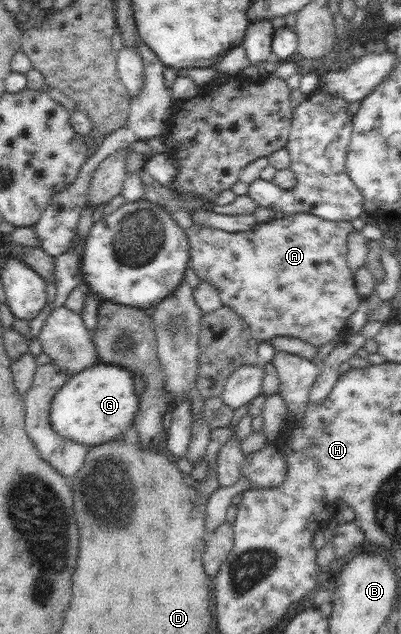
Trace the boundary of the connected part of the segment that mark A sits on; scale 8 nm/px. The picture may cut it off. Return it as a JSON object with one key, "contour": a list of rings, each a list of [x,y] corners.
{"contour":[[[295,213],[294,215],[275,215],[270,221],[258,223],[247,232],[230,233],[222,229],[194,224],[185,229],[185,234],[190,244],[190,267],[194,269],[194,273],[196,273],[198,278],[211,281],[219,289],[223,305],[234,309],[238,315],[241,315],[245,319],[245,322],[250,326],[251,335],[254,340],[261,342],[274,339],[276,336],[297,337],[311,343],[314,347],[320,348],[332,340],[340,342],[345,337],[346,321],[351,319],[352,314],[358,309],[358,305],[364,299],[358,293],[352,270],[350,270],[348,263],[346,263],[348,253],[347,239],[348,234],[352,230],[354,229],[350,221],[330,221],[311,213]]]}

